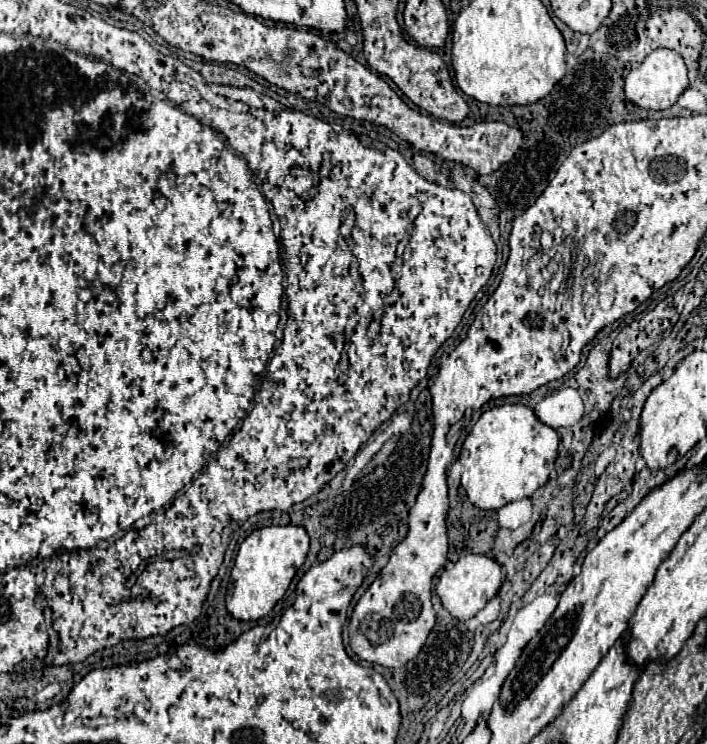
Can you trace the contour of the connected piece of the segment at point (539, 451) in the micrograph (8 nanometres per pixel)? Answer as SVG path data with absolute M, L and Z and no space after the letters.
M503 404L481 414L471 434L465 438L459 462L463 464L461 484L469 500L481 510L499 510L505 504L533 496L555 468L559 436L543 424L529 406Z

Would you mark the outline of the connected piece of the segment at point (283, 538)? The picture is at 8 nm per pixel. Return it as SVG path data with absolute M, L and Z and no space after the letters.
M265 526L253 530L239 546L227 586L227 610L237 620L259 620L283 598L295 572L309 552L309 536L303 526Z

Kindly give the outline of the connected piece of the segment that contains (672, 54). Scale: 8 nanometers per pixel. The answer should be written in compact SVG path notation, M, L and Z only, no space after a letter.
M657 48L655 52L651 52L639 66L633 66L631 72L625 76L625 96L633 104L641 108L651 108L651 110L671 108L687 86L689 86L687 66L681 54L667 48Z

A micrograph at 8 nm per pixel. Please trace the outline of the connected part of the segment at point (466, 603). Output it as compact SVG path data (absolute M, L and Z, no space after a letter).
M467 554L467 556L461 556L453 564L453 568L447 568L439 576L435 592L439 594L441 604L451 612L453 618L457 618L457 620L469 620L479 610L483 610L485 604L497 594L501 582L503 582L503 574L501 574L499 562L495 562L493 558L483 556L483 554Z

